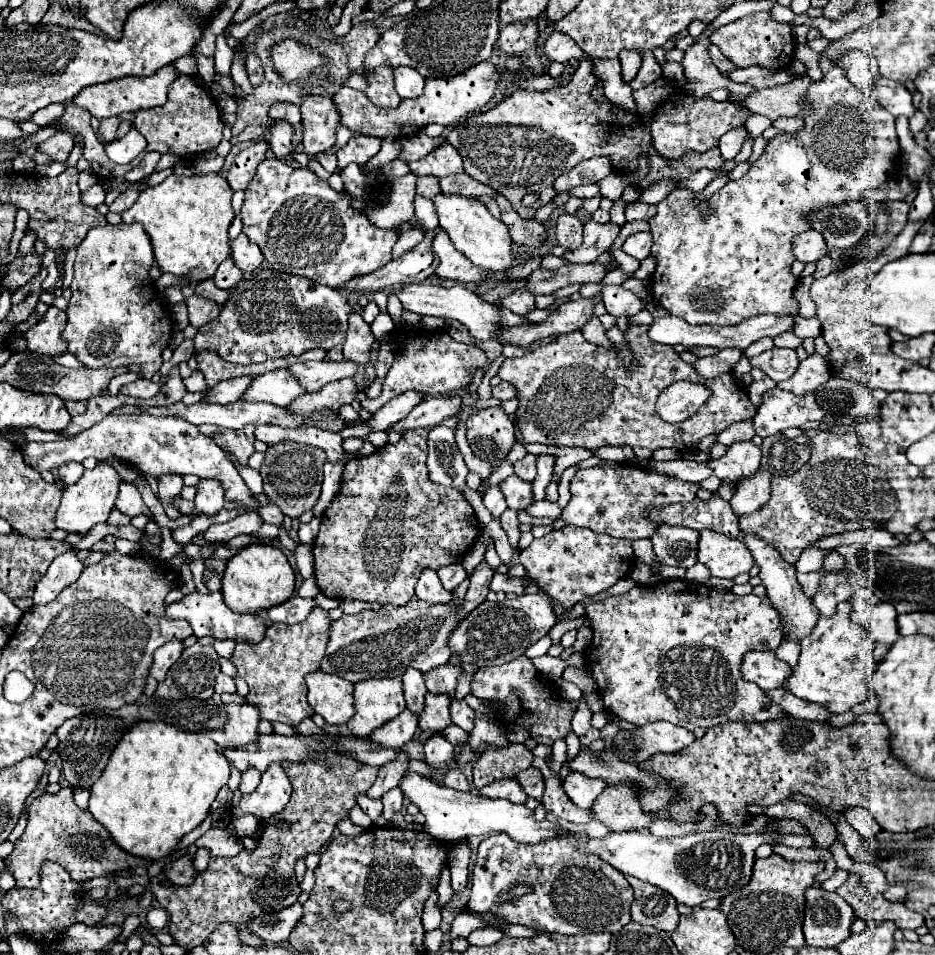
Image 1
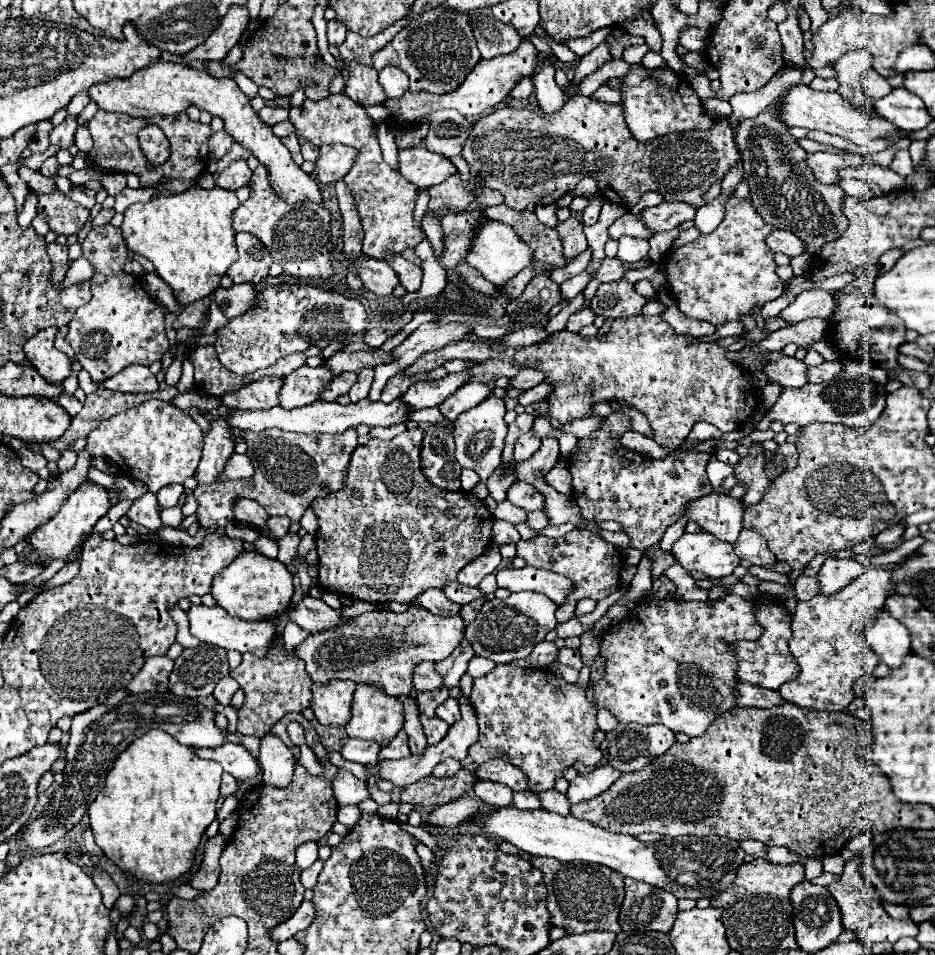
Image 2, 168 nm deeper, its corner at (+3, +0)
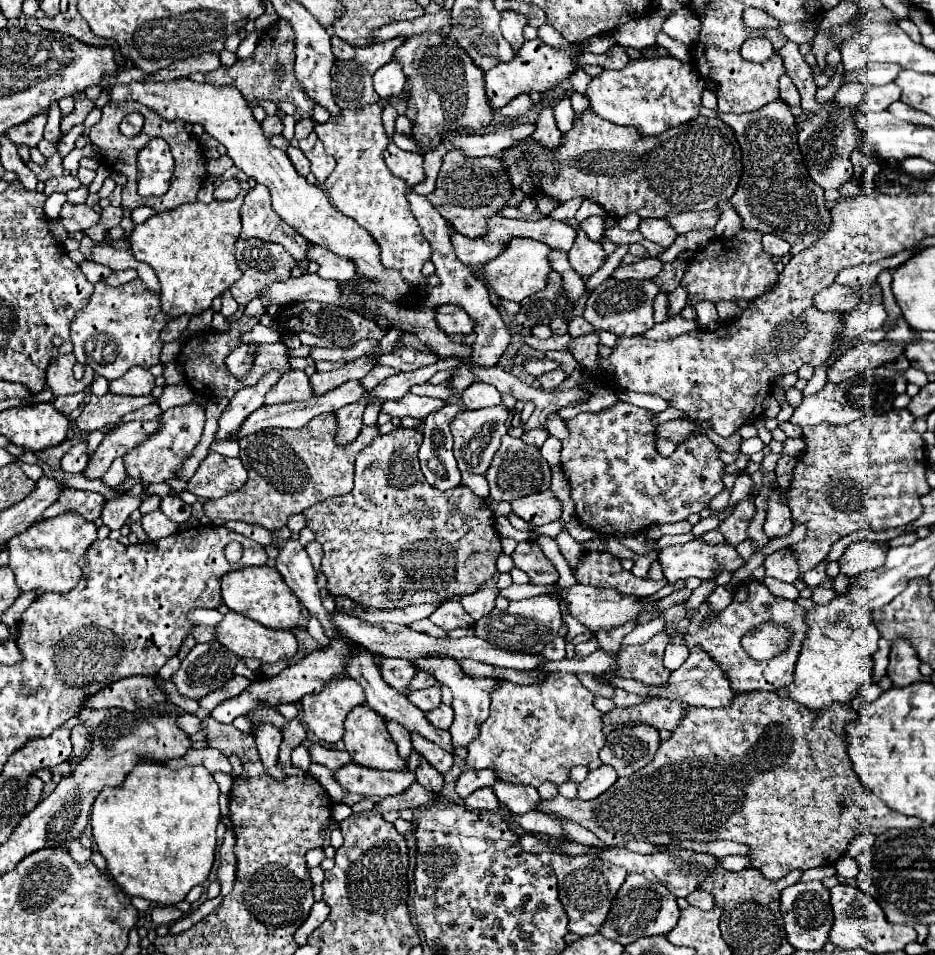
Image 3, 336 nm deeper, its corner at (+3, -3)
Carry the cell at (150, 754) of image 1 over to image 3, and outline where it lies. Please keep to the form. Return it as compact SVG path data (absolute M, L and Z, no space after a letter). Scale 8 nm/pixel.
M136 763L136 771L126 777L122 787L104 787L92 805L90 825L98 851L108 863L110 875L120 883L130 897L144 897L152 903L172 905L186 897L186 893L204 883L210 875L216 853L216 825L220 789L206 767L182 767L170 771L162 763Z

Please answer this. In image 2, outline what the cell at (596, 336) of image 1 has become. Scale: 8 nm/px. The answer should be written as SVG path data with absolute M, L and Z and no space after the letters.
M582 308L582 310L578 310L576 314L572 314L572 316L568 318L566 330L570 330L570 332L578 332L580 328L592 324L594 318L596 318L596 316L594 316L594 312L592 312L590 308Z

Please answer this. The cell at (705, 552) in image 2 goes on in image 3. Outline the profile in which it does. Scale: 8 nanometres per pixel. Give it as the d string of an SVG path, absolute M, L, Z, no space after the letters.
M692 539L684 545L672 545L660 551L660 565L670 583L678 579L714 579L722 571L736 571L744 561L728 543L710 545L702 539Z

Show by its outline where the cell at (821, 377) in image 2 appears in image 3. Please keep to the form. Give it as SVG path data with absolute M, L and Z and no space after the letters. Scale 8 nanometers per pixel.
M884 341L854 345L828 369L828 381L842 383L866 369L874 369L894 361L898 355L902 355L902 351L904 351L902 345L892 345Z

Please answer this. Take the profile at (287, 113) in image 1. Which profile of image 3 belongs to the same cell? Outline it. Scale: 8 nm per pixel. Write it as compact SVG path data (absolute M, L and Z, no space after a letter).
M266 115L266 119L262 121L262 127L264 127L264 133L266 133L268 137L272 137L272 135L276 135L276 133L282 133L282 129L284 129L280 117L276 117L276 115Z

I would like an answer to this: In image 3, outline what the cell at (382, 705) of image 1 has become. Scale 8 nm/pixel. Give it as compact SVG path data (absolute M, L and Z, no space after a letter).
M368 705L354 707L344 723L346 751L354 763L374 769L404 769L406 761L398 757L396 743L384 727L386 719L380 719Z

